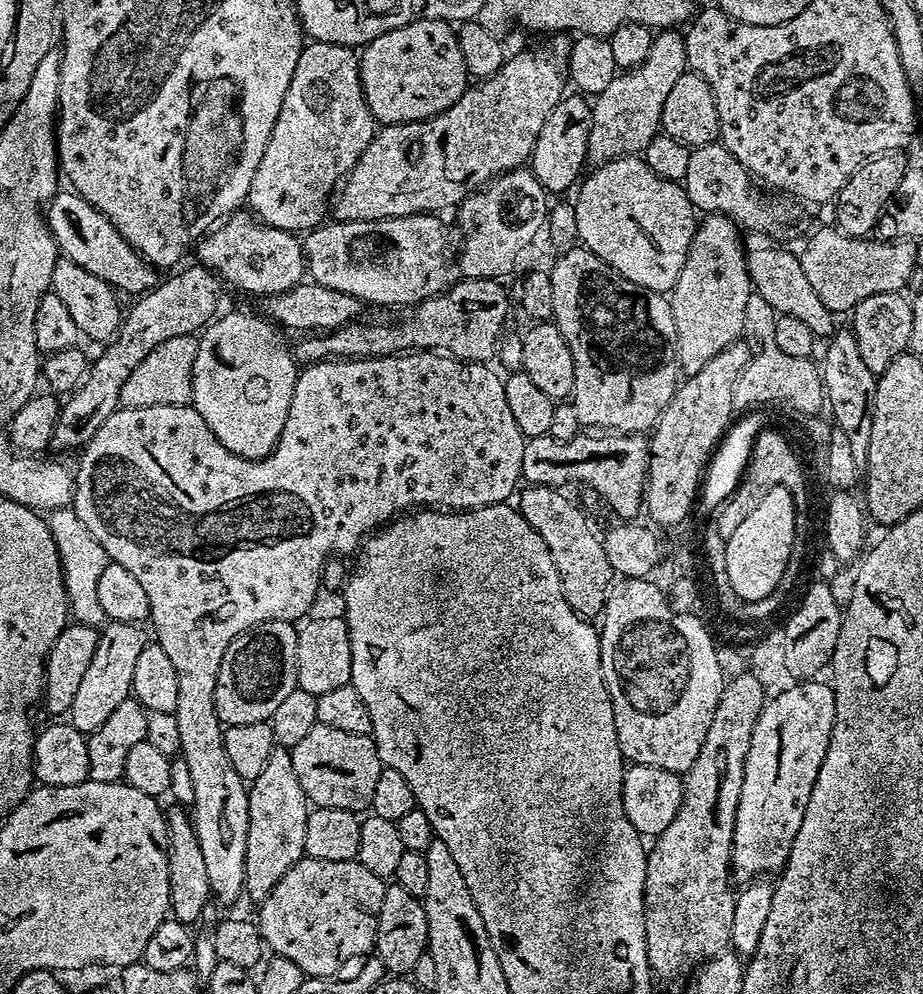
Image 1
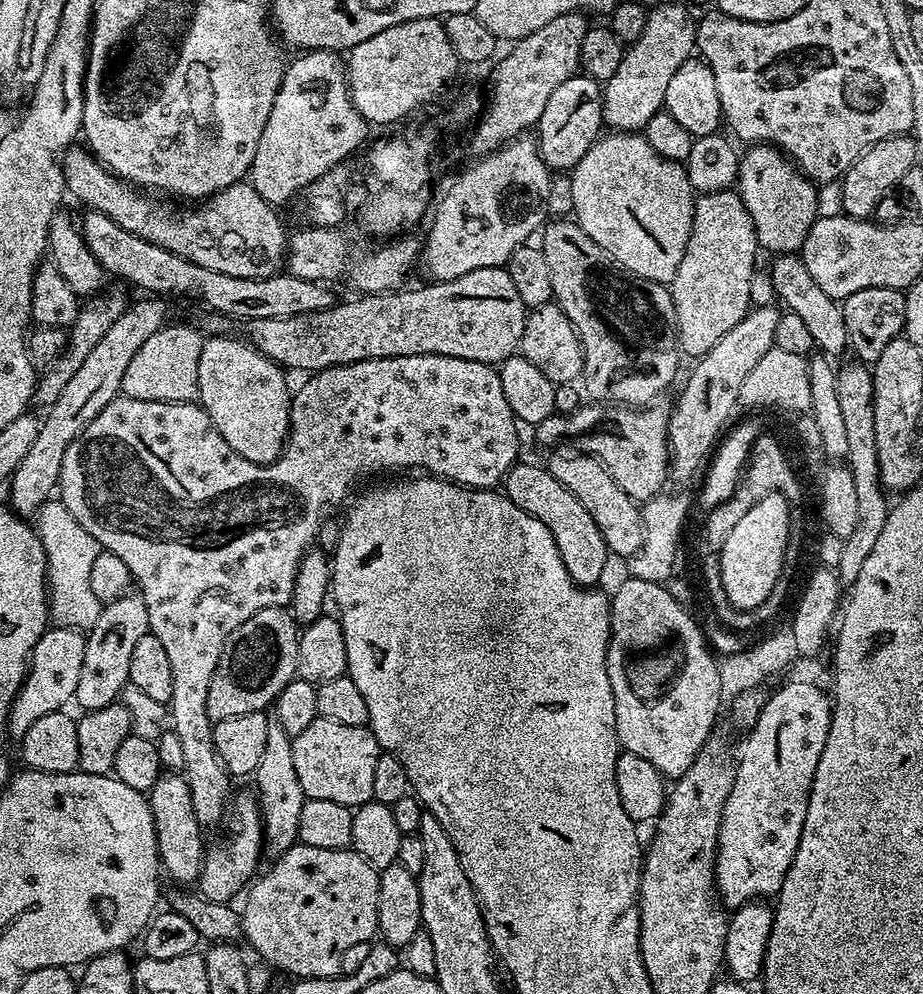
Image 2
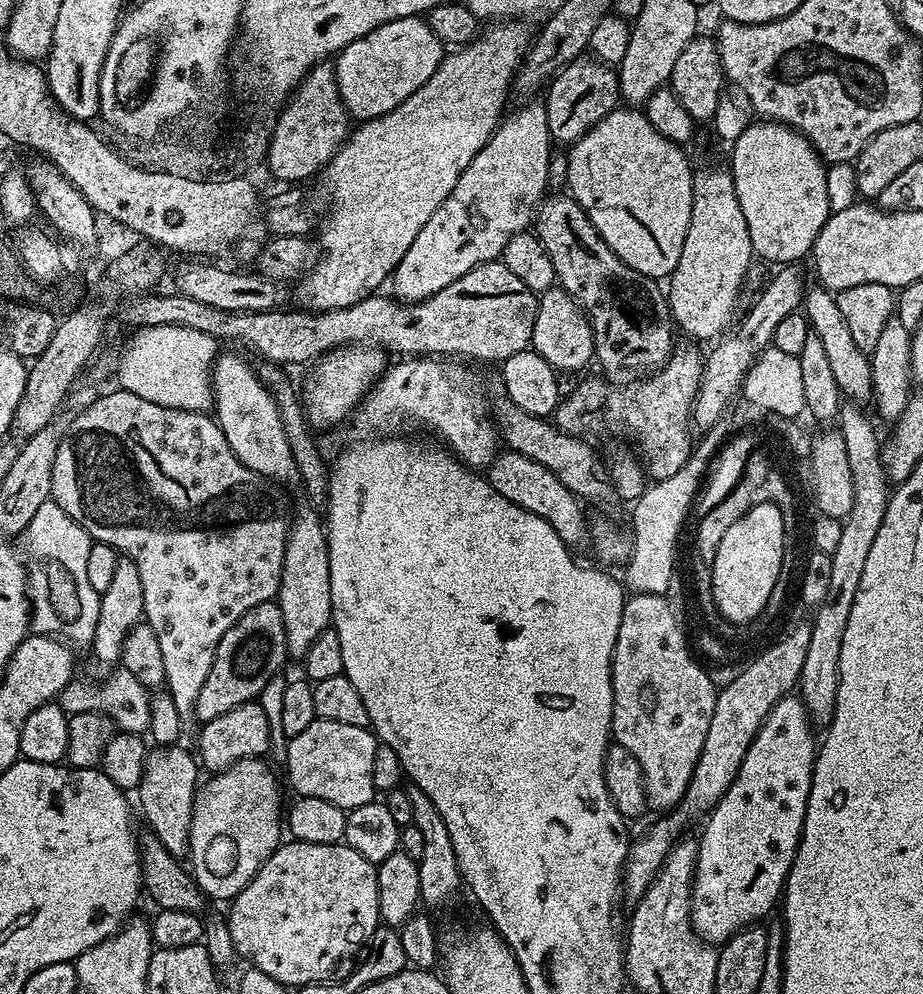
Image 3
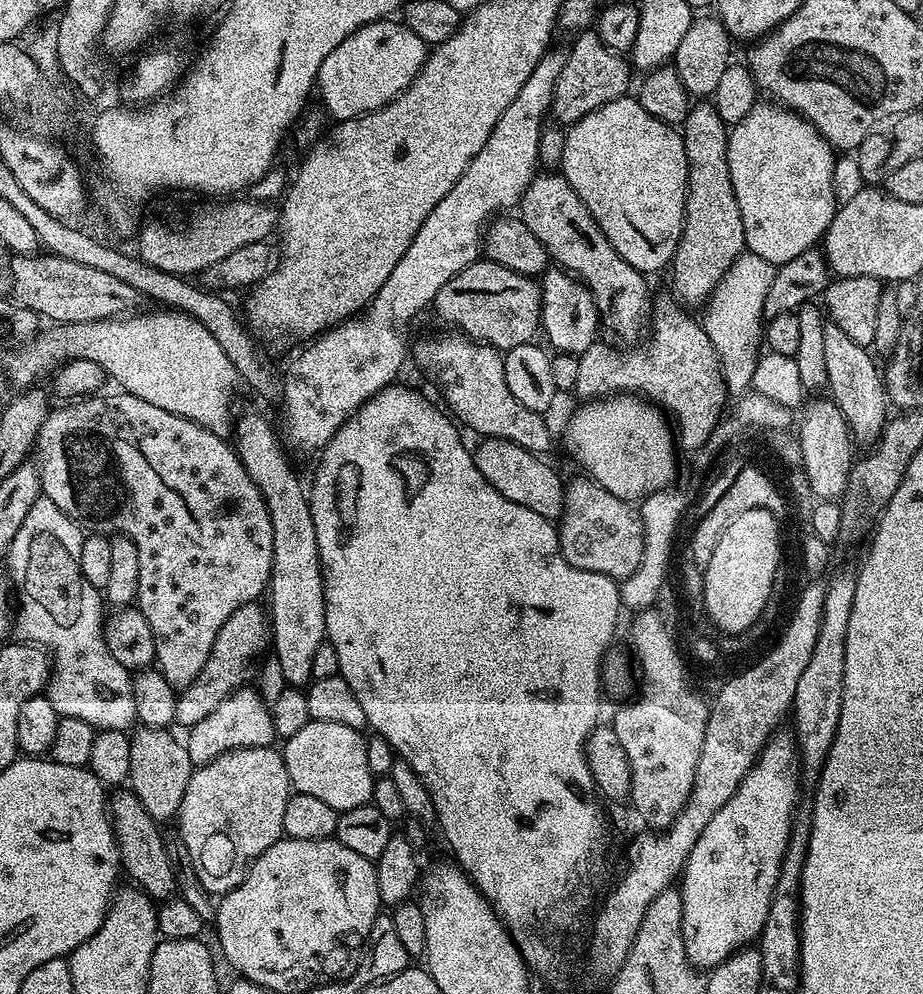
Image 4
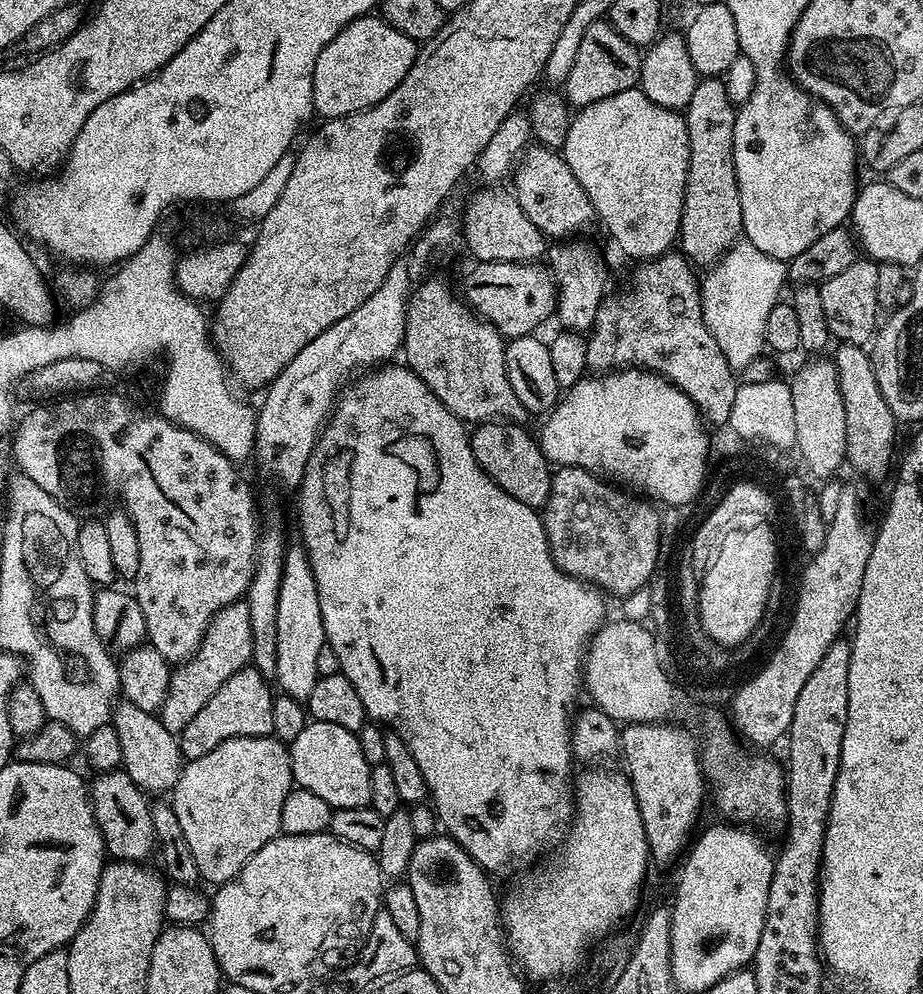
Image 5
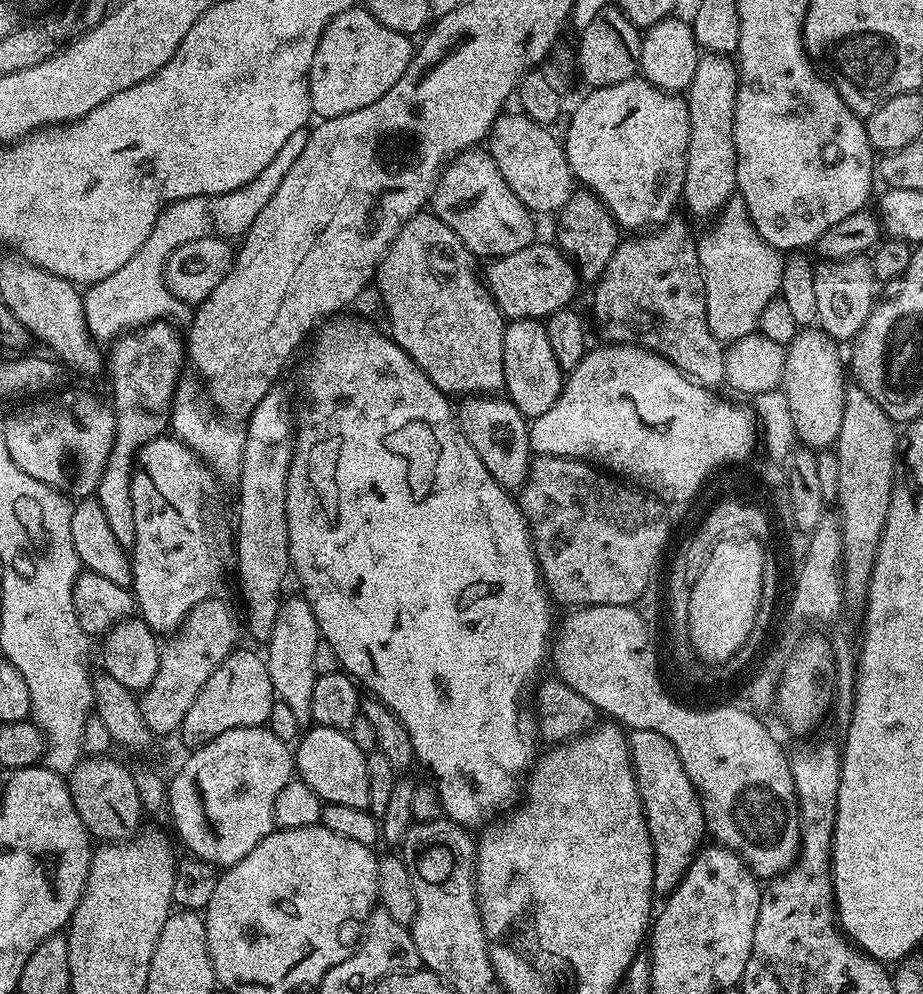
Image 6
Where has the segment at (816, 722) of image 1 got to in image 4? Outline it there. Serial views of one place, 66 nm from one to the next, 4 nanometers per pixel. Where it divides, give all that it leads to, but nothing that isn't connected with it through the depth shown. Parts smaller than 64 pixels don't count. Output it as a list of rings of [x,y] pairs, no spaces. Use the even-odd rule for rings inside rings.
[[[777,730],[768,739],[768,745],[760,751],[760,757],[752,763],[751,770],[746,774],[746,778],[742,778],[738,790],[732,795],[730,802],[726,802],[726,806],[722,806],[722,810],[718,810],[714,814],[714,818],[710,818],[706,830],[702,830],[702,835],[699,836],[698,842],[694,842],[694,850],[690,850],[690,858],[684,863],[684,871],[678,880],[678,891],[682,900],[680,937],[684,943],[684,953],[688,955],[689,964],[697,970],[711,970],[717,964],[723,962],[723,960],[733,956],[739,948],[751,945],[759,937],[762,926],[766,922],[766,914],[770,910],[770,902],[776,894],[776,883],[780,877],[780,867],[788,849],[788,840],[792,836],[792,826],[794,823],[792,811],[795,810],[796,799],[800,796],[800,776],[802,777],[802,765],[800,753],[796,747],[796,737],[791,731],[784,731]]]

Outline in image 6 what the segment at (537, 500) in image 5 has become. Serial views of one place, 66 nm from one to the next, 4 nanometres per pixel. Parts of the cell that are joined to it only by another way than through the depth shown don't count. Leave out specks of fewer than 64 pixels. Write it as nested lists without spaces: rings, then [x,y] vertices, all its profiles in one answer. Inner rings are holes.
[[[494,394],[465,399],[461,403],[464,405],[458,408],[460,429],[462,434],[466,434],[466,442],[470,442],[470,446],[474,446],[474,454],[478,454],[478,458],[482,458],[482,466],[486,466],[486,470],[490,470],[494,482],[498,482],[503,488],[509,490],[520,490],[523,489],[525,481],[528,479],[530,465],[534,460],[534,453],[528,437],[530,424],[526,417],[512,405],[511,400],[498,399],[500,398]]]

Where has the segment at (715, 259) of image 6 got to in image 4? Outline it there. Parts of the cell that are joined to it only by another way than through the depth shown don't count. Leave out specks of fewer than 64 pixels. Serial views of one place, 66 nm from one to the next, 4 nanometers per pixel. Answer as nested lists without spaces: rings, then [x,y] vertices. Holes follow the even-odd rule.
[[[749,252],[741,253],[708,299],[706,305],[708,312],[702,316],[702,323],[711,345],[714,346],[714,350],[719,356],[729,399],[740,399],[752,385],[758,358],[755,348],[762,340],[766,293],[770,290],[775,269],[775,265],[758,258],[757,255]]]

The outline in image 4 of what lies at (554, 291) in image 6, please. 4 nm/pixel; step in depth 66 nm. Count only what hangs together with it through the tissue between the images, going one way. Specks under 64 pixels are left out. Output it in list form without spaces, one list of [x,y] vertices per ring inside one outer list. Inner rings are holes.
[[[481,258],[462,270],[442,290],[434,301],[436,316],[449,329],[491,348],[507,350],[531,344],[540,332],[540,285],[533,277],[523,276],[493,260]]]

